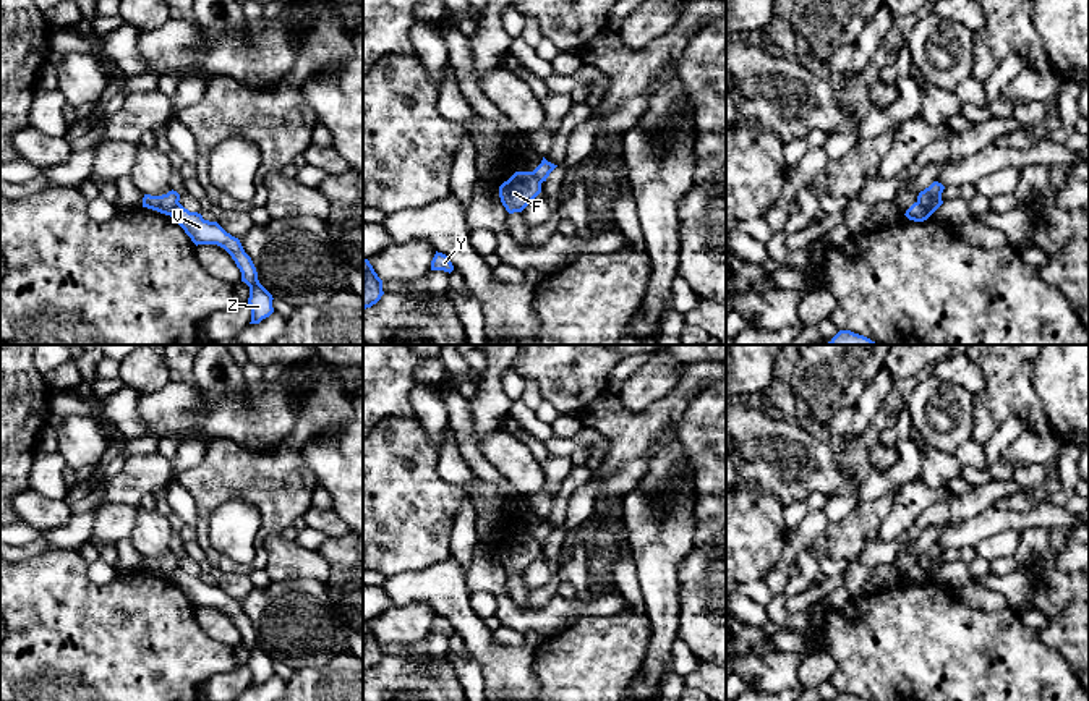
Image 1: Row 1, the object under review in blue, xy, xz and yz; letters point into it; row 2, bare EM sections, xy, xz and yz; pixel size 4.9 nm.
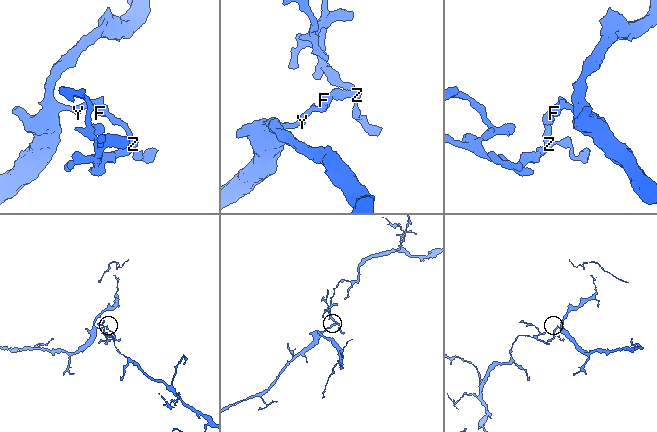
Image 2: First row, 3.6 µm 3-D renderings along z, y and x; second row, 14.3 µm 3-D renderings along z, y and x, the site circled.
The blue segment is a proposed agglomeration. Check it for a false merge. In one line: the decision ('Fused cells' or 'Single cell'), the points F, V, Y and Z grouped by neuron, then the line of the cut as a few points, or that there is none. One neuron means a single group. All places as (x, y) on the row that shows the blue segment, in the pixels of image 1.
Fused cells. Groups: F Y / V Z. Split along yz (918, 201), (929, 216)

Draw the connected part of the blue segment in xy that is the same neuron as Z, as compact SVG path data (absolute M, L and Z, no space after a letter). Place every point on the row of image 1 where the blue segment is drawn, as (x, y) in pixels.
M180 202L170 217L185 230L191 241L198 244L217 244L224 248L241 272L241 282L250 287L248 304L251 308L251 322L259 324L274 312L272 295L259 283L256 267L245 253L238 238L227 233L217 222L204 220L201 214L190 212Z

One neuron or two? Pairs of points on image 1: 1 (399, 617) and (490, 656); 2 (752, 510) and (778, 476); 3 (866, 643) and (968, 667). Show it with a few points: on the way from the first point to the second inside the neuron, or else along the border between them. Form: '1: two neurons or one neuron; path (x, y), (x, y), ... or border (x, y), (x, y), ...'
1: two neurons; border (397, 604), (427, 603), (436, 612)
2: two neurons; border (743, 480), (772, 494), (783, 505)
3: one neuron; path (892, 648), (909, 648), (930, 662), (942, 662)

